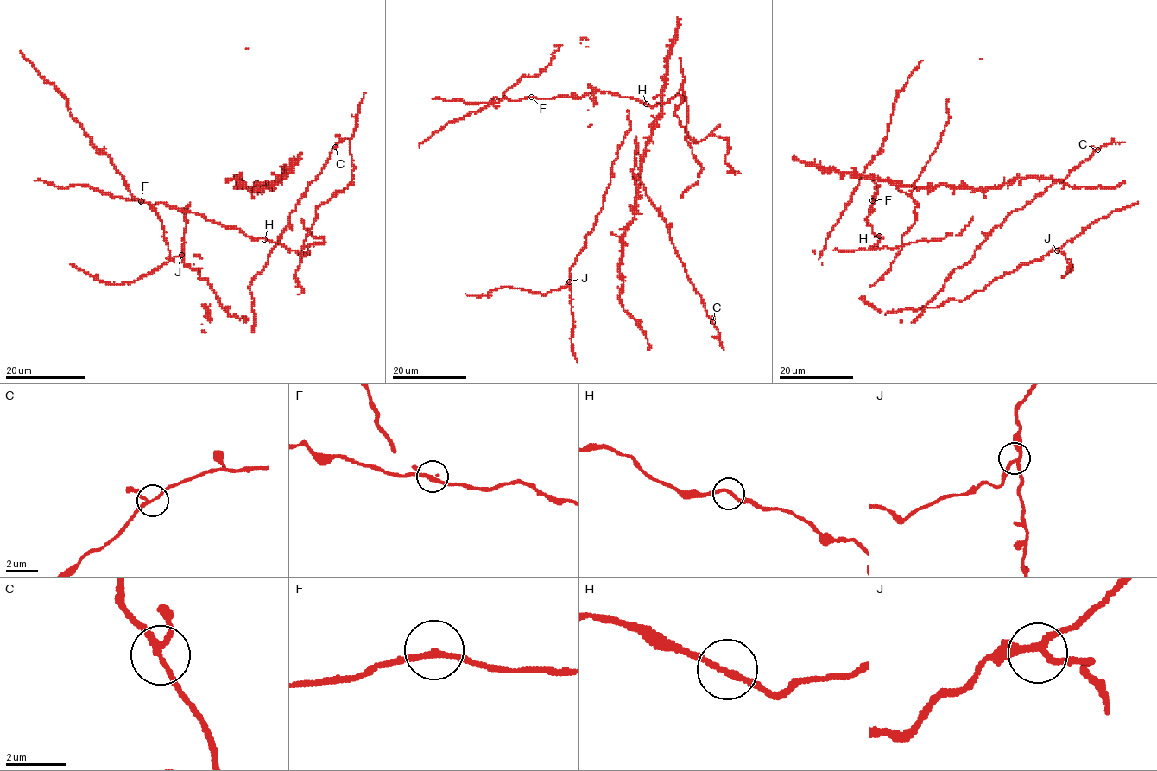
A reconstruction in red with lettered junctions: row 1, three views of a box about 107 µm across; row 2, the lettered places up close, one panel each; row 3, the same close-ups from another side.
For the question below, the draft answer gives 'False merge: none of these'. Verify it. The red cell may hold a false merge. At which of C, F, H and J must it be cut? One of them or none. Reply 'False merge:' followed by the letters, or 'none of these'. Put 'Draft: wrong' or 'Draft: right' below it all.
False merge: C
Draft: wrong

